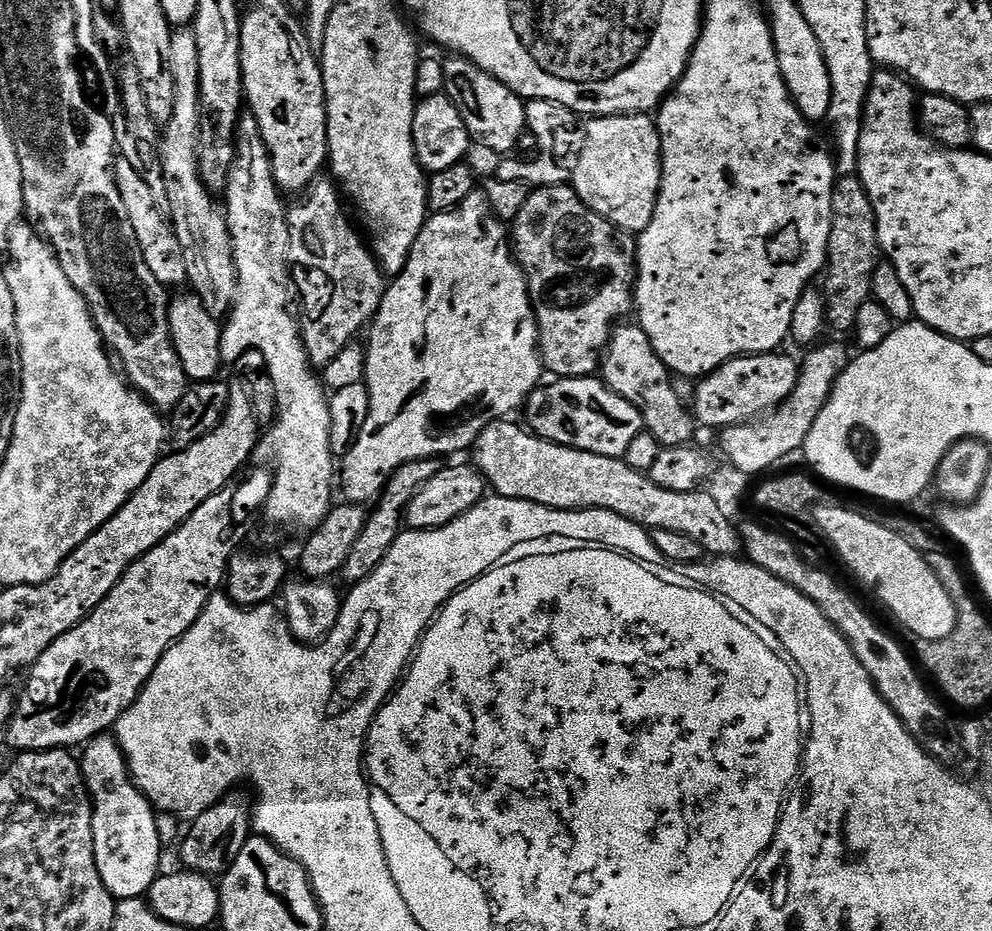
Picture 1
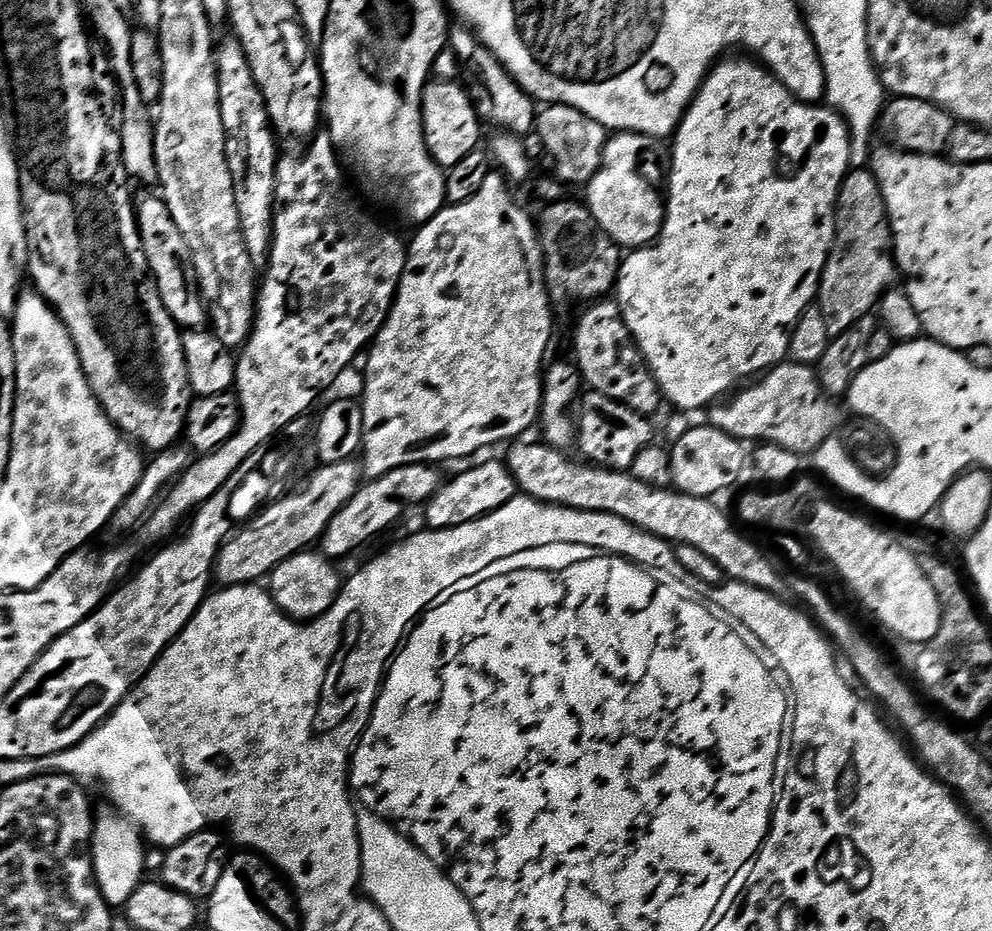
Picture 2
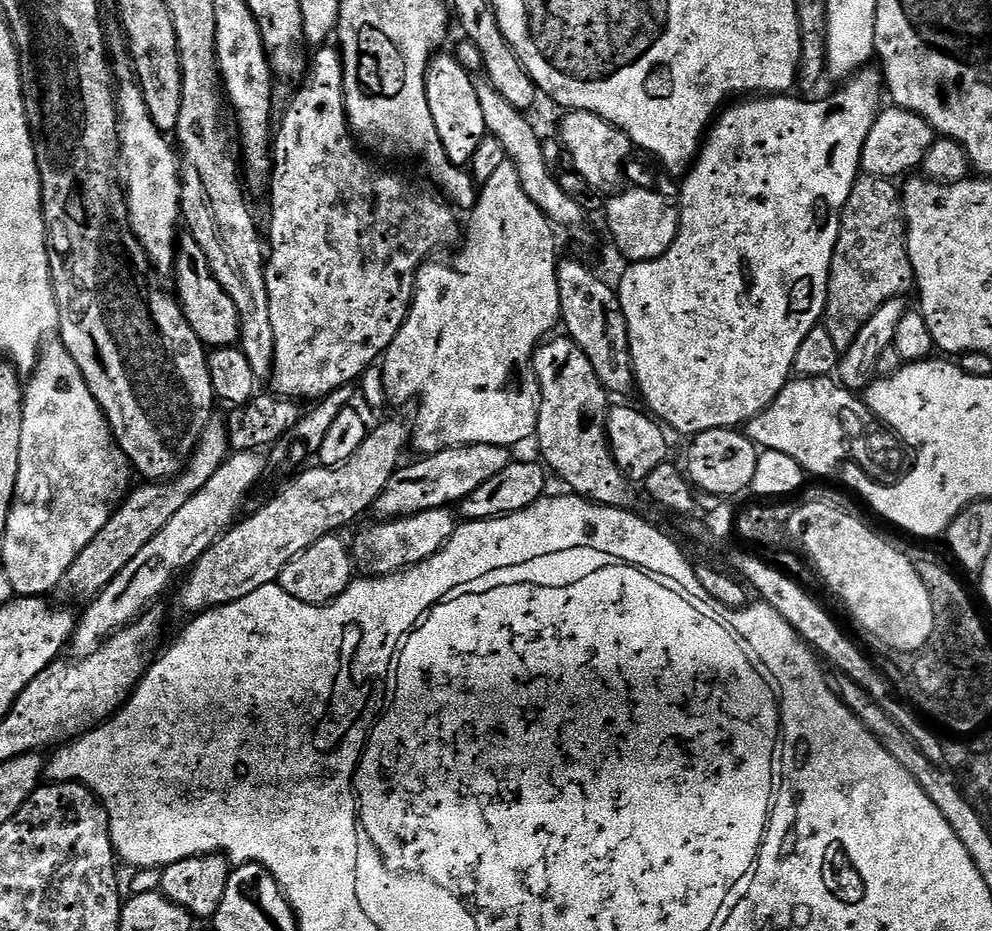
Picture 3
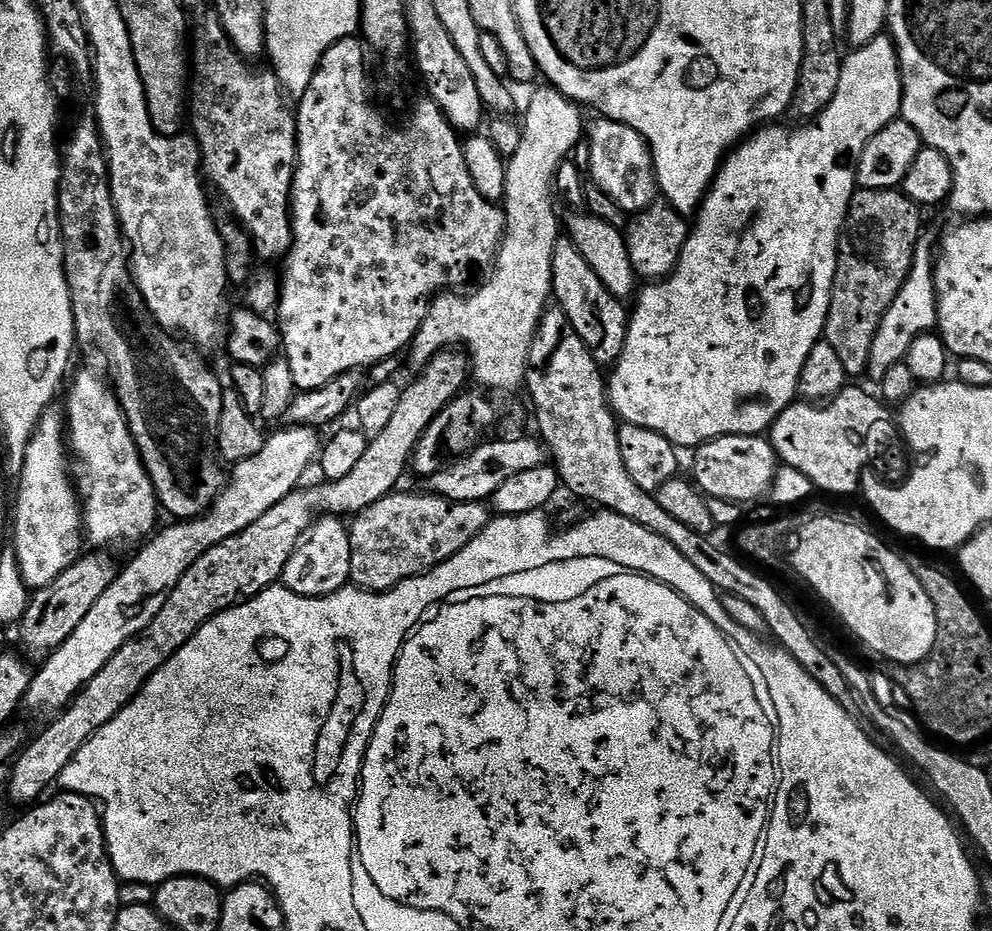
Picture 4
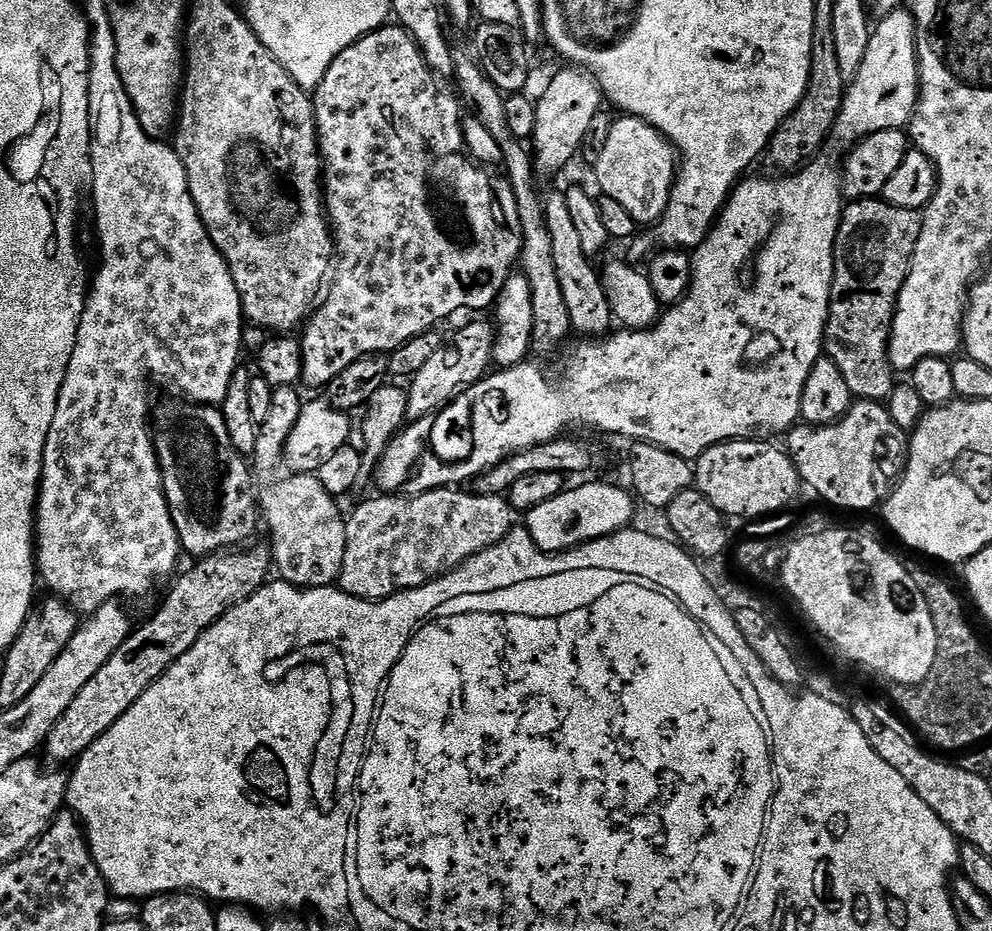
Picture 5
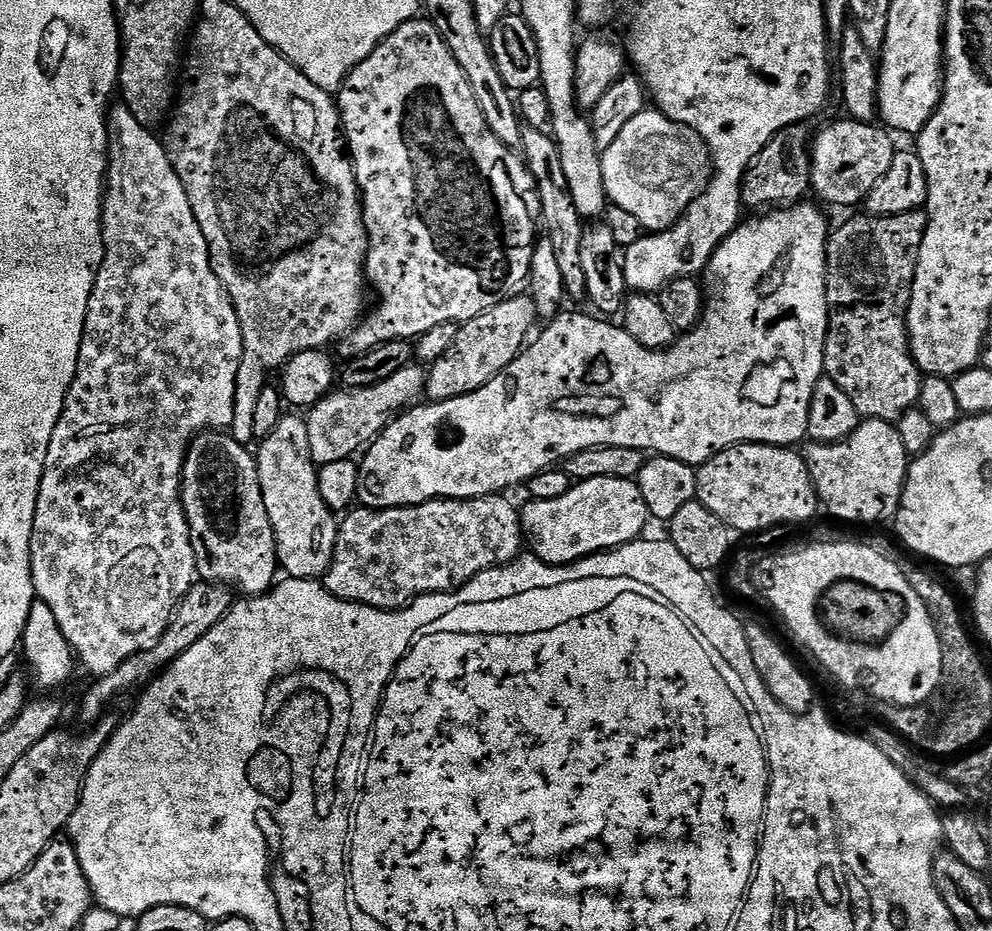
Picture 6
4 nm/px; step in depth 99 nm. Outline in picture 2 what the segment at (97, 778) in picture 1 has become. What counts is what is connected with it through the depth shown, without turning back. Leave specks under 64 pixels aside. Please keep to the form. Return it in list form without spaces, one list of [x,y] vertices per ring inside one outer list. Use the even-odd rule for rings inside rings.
[[[120,810],[104,812],[95,817],[90,855],[92,857],[92,870],[96,877],[96,884],[102,890],[108,904],[113,906],[127,905],[128,900],[138,890],[138,886],[145,883],[146,865],[145,837],[141,829]]]

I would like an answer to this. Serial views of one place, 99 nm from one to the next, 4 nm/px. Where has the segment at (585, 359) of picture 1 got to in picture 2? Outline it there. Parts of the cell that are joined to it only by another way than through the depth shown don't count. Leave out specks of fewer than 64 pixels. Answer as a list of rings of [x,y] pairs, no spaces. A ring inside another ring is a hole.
[[[563,198],[556,203],[549,203],[543,210],[544,217],[539,217],[538,231],[544,251],[544,279],[548,282],[548,295],[557,305],[572,304],[575,300],[595,302],[607,297],[615,289],[616,279],[620,277],[620,245],[613,242],[602,226],[598,226],[594,214],[583,203],[575,204],[570,198]]]

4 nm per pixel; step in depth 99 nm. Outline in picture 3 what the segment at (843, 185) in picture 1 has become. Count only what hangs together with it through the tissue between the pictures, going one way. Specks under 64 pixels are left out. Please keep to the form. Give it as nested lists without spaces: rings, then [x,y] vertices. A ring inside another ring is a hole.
[[[857,176],[840,215],[822,327],[841,350],[849,348],[854,338],[858,338],[858,330],[870,322],[878,306],[903,297],[903,292],[913,287],[908,224],[904,220],[902,192],[896,186],[893,181],[877,176]]]

